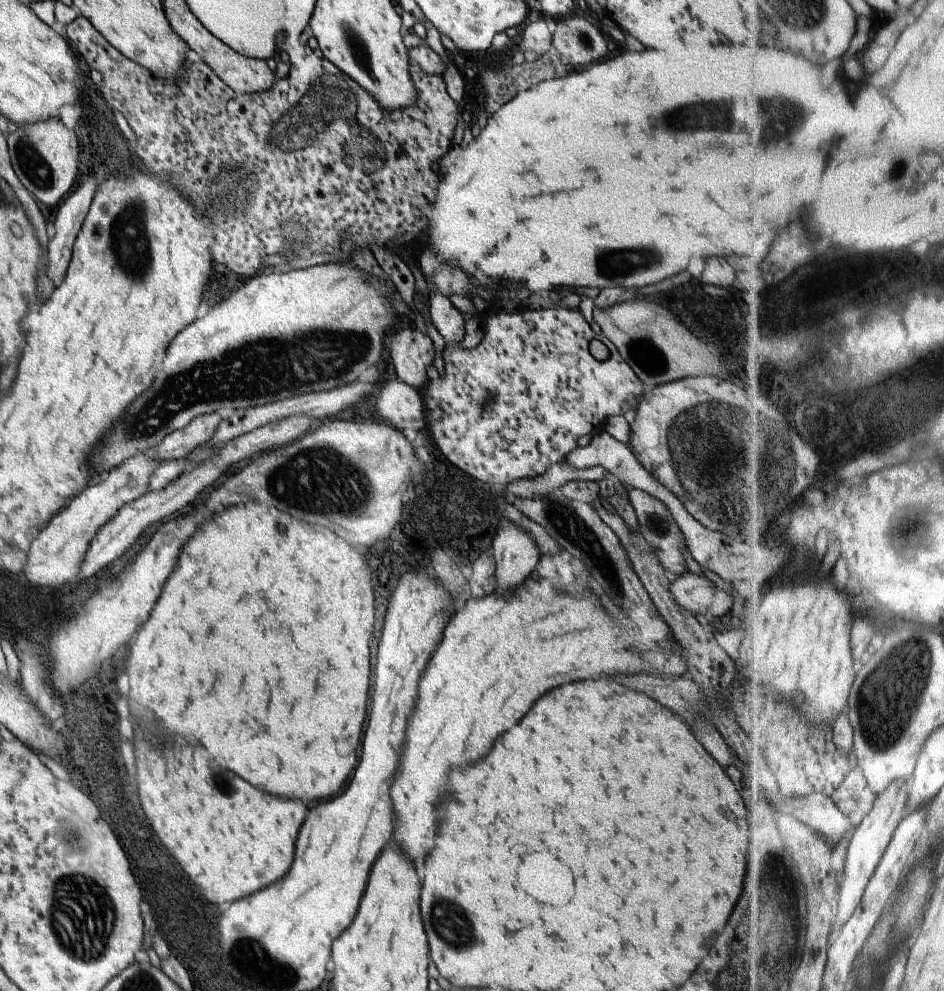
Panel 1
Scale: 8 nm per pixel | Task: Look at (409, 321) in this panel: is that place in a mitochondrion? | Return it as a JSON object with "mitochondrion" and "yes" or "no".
{"mitochondrion":"no"}

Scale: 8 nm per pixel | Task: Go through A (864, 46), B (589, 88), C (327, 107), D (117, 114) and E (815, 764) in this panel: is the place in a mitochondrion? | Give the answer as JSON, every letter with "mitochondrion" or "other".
{"A":"other","B":"other","C":"mitochondrion","D":"other","E":"other"}

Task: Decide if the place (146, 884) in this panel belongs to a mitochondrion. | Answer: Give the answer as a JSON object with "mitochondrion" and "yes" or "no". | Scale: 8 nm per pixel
{"mitochondrion":"no"}

